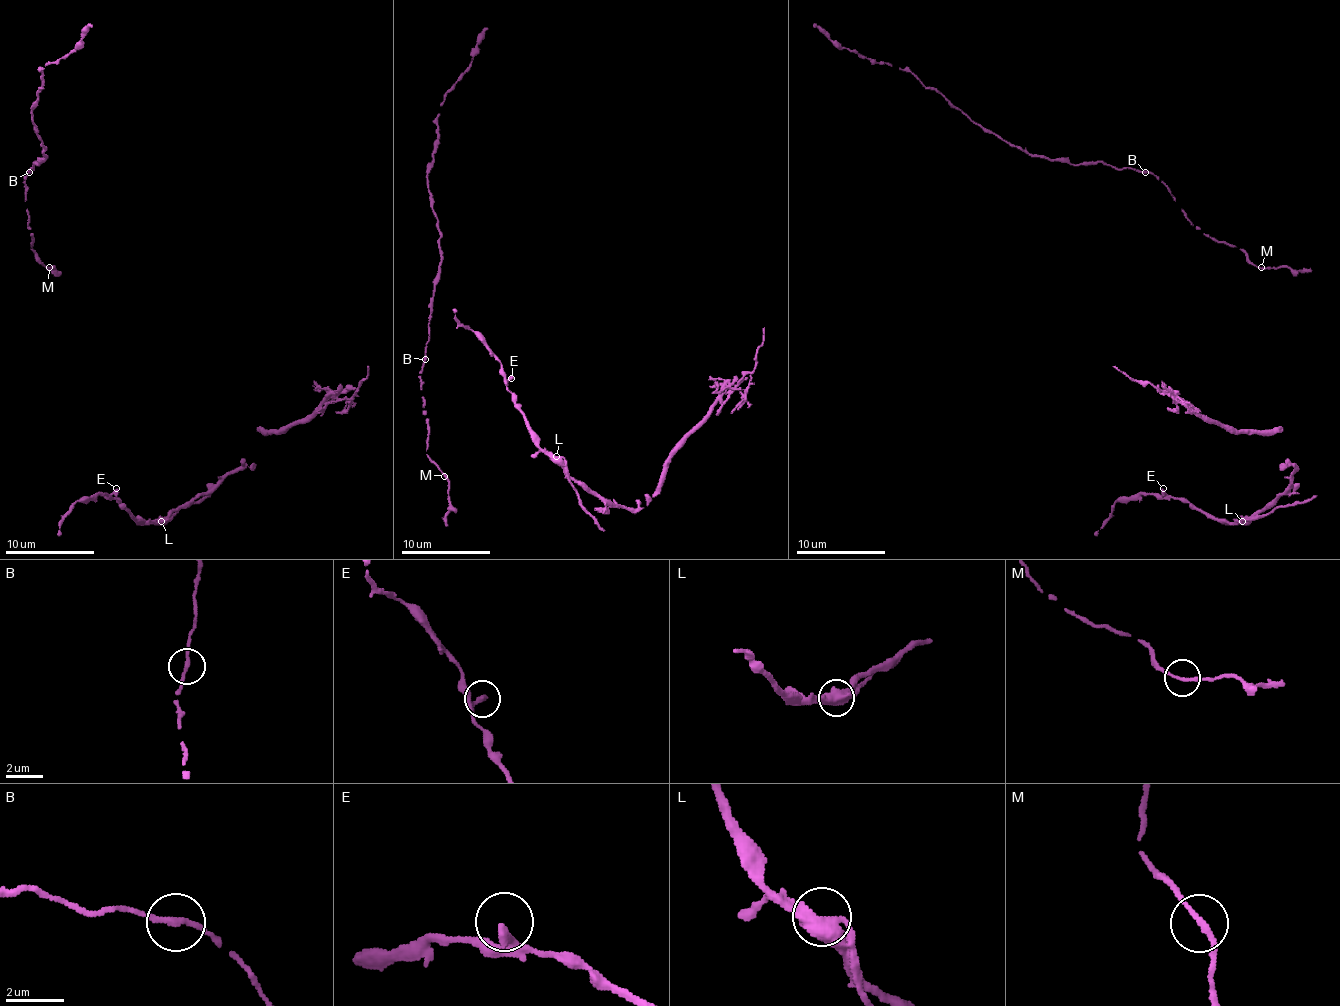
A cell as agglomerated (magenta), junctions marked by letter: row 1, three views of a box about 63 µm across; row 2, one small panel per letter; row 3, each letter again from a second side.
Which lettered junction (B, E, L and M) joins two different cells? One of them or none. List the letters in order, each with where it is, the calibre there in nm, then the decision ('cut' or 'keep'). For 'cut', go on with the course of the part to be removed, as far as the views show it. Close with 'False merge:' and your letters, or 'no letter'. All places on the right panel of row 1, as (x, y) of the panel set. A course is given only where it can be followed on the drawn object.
B: at (1145, 172); 200 nm thick; keep
E: at (1163, 488); 340 nm thick; keep
L: at (1242, 521); 550 nm thick; cut
M: at (1261, 267); 170 nm thick; keep
False merge: L

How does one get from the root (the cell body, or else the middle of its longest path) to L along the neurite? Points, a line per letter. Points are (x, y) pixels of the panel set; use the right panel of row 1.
L: (1163, 488), (1168, 495), (1185, 499), (1219, 519), (1241, 522)

